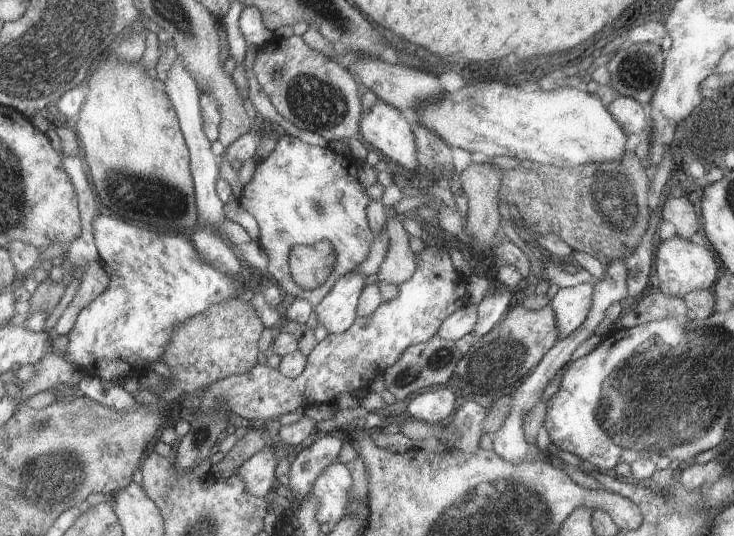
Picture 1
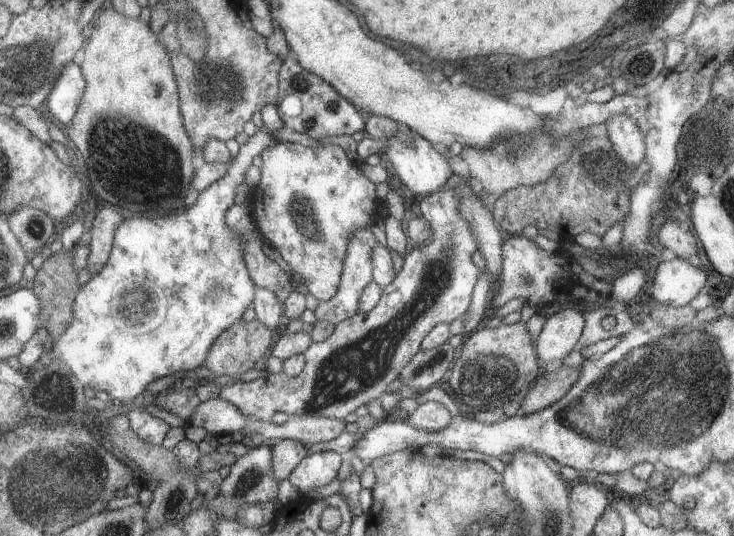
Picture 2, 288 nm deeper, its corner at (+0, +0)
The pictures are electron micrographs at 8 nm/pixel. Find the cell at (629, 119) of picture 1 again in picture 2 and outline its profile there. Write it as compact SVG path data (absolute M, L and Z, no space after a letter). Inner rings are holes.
M613 114L603 124L615 154L635 172L635 166L645 158L645 136L639 128L637 116Z

